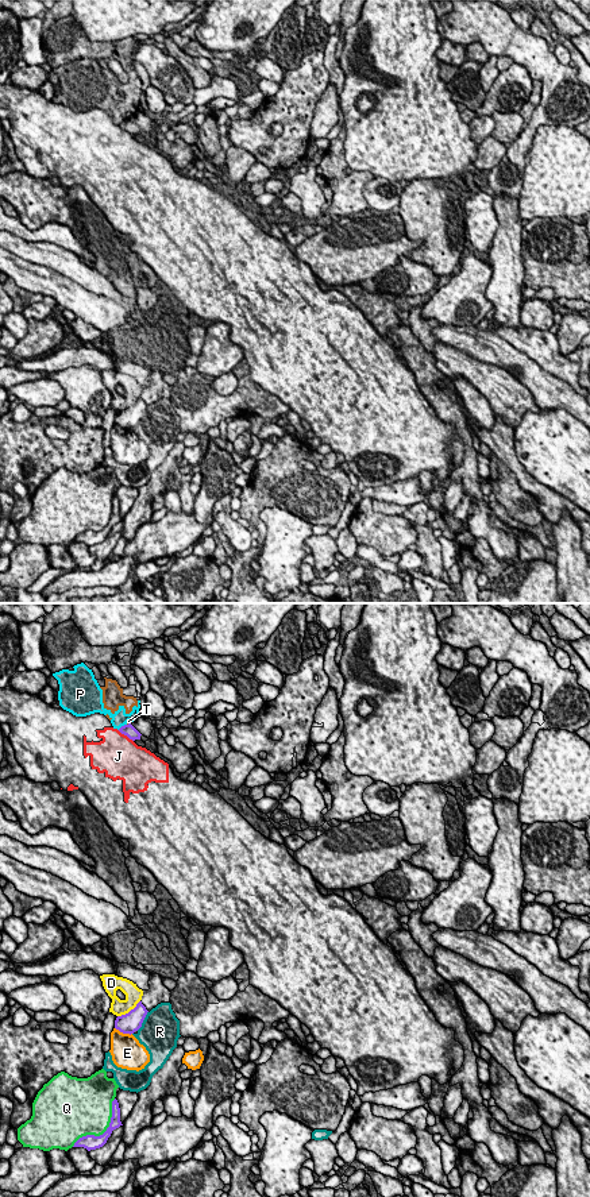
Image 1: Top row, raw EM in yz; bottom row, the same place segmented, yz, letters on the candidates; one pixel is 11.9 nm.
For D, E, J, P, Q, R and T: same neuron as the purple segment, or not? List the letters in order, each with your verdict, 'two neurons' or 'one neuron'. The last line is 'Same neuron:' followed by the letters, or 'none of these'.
D: two neurons
E: two neurons
J: two neurons
P: two neurons
Q: two neurons
R: two neurons
T: two neurons
Same neuron: none of these

